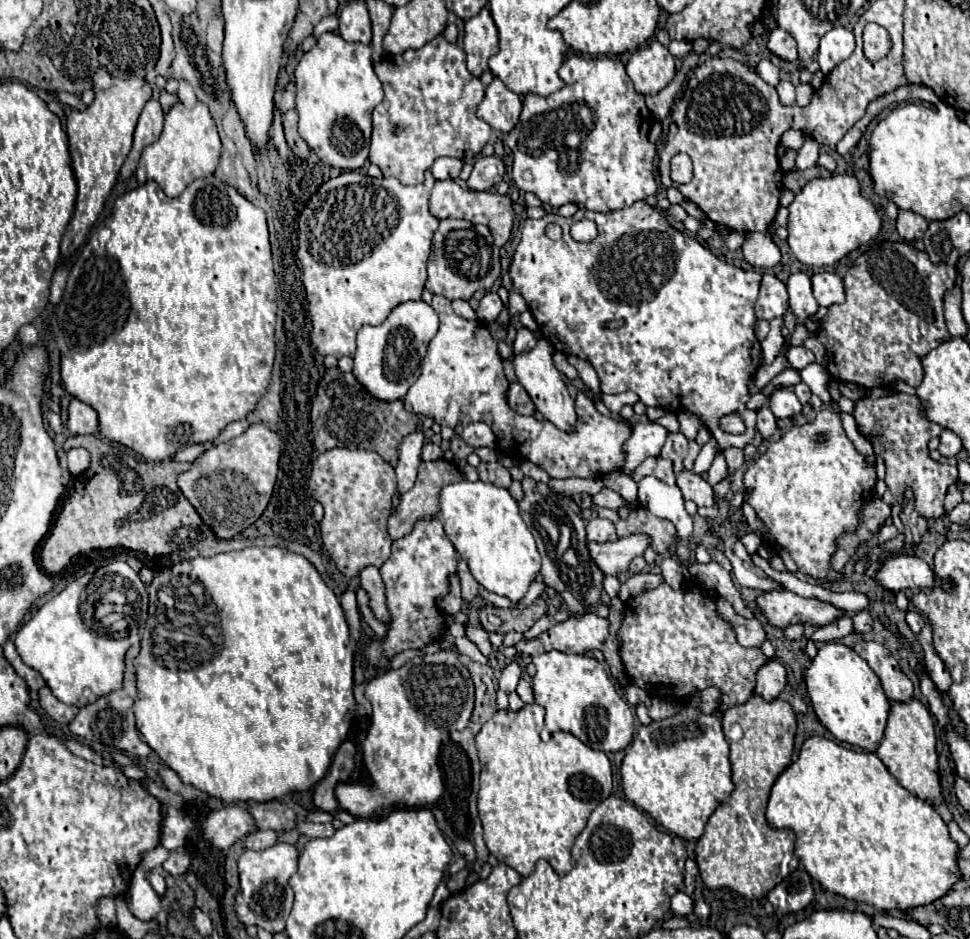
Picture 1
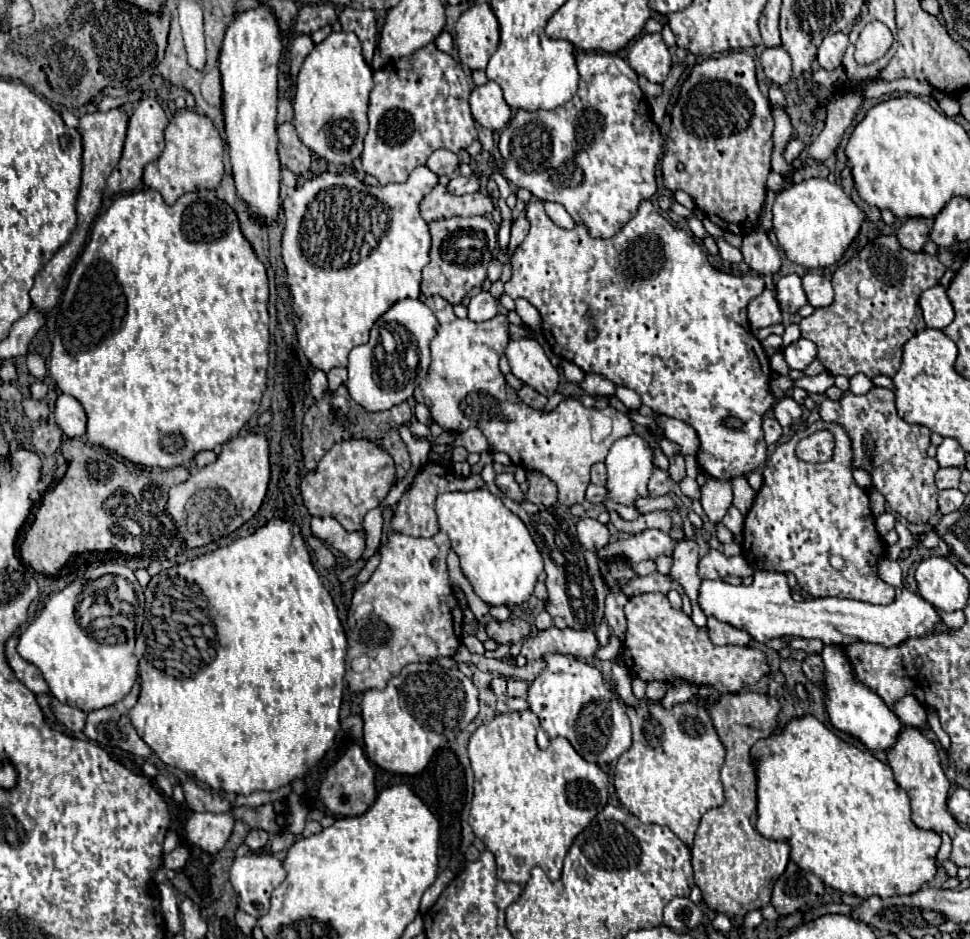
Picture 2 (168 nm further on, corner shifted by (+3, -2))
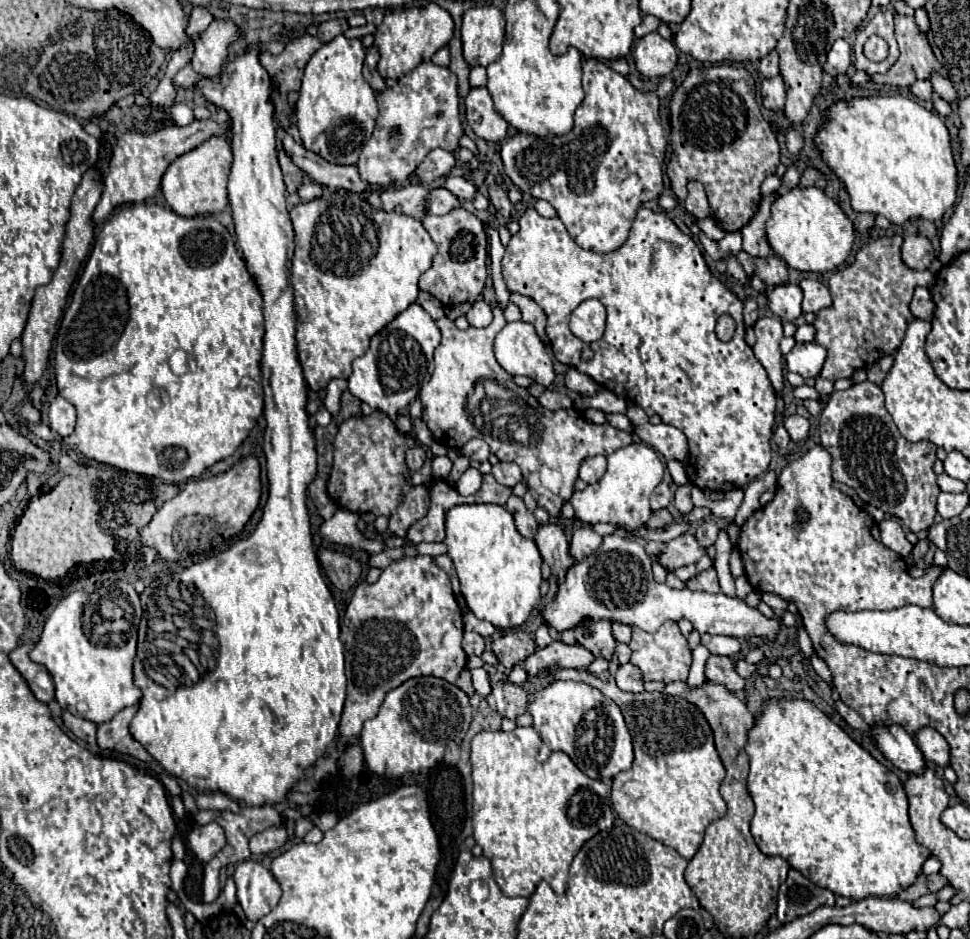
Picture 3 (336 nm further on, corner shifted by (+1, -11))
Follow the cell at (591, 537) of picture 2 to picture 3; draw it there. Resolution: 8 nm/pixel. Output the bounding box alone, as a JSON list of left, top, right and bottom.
[570,527,602,561]

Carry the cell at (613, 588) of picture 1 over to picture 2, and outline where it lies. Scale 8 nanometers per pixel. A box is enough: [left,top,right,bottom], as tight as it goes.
[604,588,628,640]

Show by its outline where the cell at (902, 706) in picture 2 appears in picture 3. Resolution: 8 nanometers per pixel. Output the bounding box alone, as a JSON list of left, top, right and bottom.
[916,727,950,767]

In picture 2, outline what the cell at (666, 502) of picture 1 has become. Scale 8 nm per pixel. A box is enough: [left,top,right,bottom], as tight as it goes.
[604,434,654,506]

